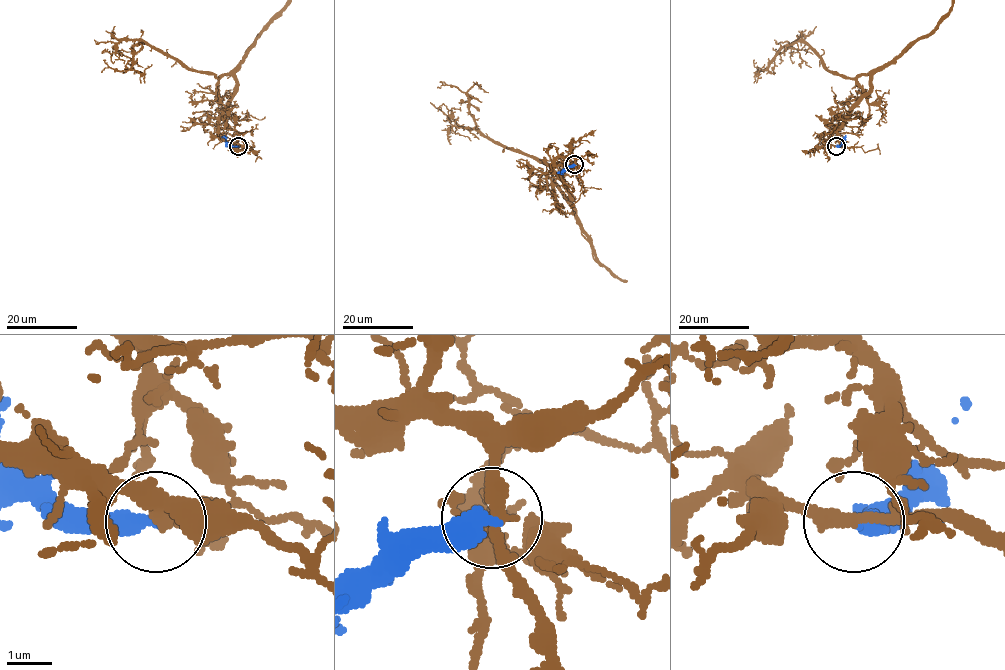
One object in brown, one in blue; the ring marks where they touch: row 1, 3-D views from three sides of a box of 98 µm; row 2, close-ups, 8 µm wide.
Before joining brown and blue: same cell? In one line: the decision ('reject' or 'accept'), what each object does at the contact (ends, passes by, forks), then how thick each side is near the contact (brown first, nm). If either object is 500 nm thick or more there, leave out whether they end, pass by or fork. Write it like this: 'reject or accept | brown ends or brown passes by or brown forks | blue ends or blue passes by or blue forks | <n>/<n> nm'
reject | brown passes by | blue ends | 320/400 nm

